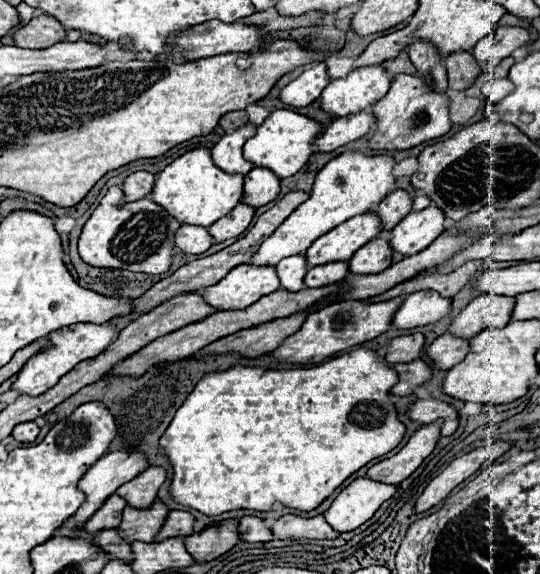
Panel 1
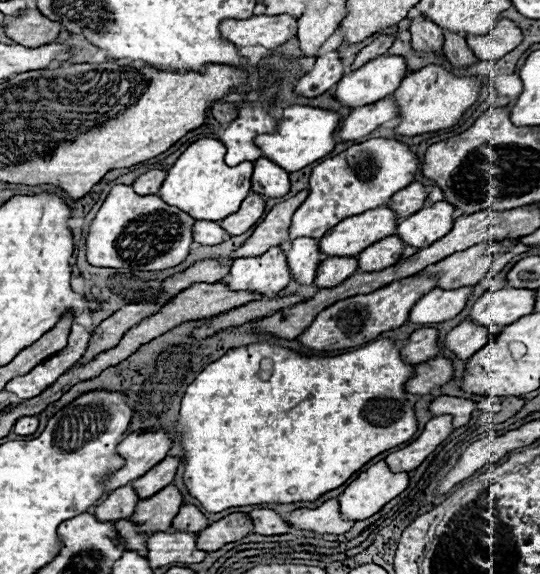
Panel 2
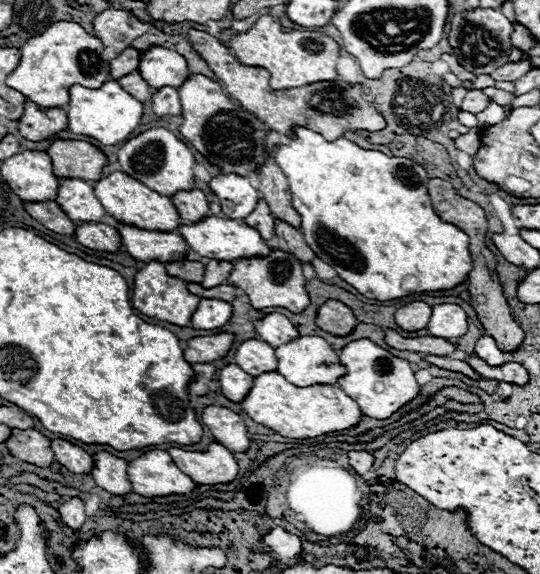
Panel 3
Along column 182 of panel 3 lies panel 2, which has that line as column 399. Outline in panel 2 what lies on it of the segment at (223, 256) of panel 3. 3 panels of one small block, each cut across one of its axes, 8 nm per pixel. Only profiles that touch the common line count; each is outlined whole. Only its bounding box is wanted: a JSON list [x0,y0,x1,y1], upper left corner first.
[394,202,454,248]

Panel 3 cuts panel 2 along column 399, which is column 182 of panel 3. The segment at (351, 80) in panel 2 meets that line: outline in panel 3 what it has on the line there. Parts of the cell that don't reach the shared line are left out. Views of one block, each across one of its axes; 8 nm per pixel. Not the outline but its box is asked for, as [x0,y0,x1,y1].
[138,46,190,88]

